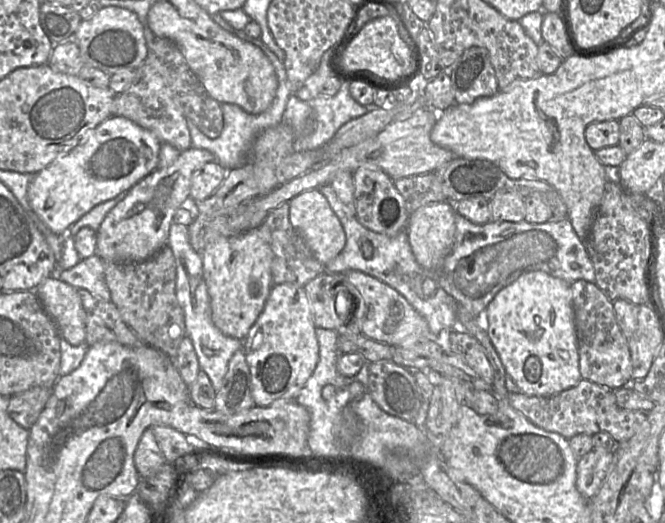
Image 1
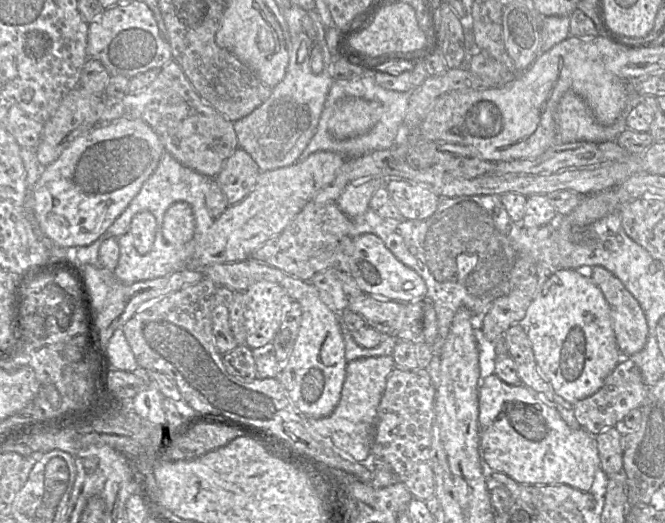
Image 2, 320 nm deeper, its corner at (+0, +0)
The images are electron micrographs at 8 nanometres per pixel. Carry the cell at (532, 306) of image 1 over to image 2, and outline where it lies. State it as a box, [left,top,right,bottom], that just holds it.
[522,270,623,404]

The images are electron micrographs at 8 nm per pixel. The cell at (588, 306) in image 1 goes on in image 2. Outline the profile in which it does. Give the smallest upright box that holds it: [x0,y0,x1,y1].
[591,266,648,357]

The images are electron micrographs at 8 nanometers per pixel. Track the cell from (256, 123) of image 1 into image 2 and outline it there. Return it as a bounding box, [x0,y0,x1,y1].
[234,6,337,172]

